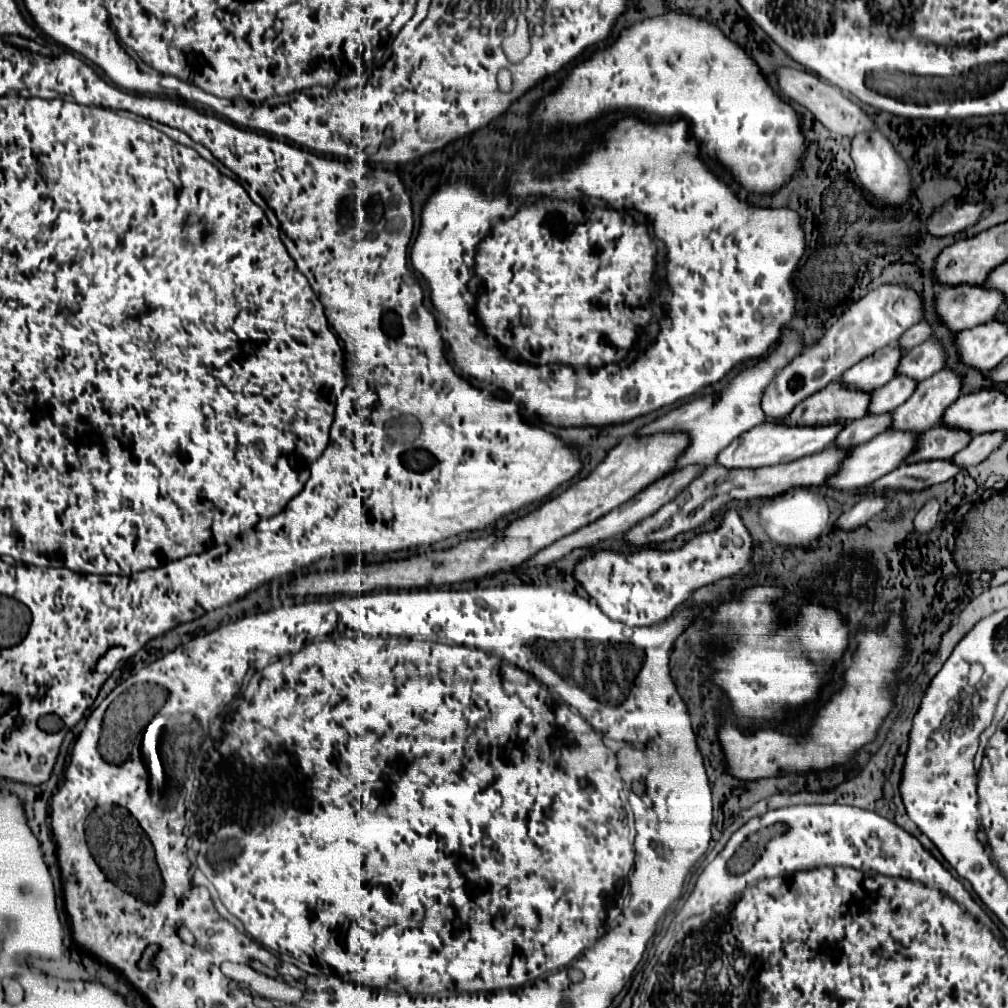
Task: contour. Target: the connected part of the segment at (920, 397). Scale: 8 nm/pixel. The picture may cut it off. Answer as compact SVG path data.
M944 368L944 370L936 372L934 376L918 382L916 392L904 404L900 404L900 408L894 410L896 420L892 420L892 428L910 430L910 432L924 432L932 426L936 426L940 422L940 418L944 416L944 410L950 404L954 404L958 400L958 396L962 394L962 380L964 380L962 374L958 374L952 368Z

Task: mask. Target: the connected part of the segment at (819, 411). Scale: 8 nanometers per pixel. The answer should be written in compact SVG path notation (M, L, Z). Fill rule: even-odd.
M830 382L826 388L802 400L786 418L788 424L828 424L828 420L844 418L848 422L866 416L870 406L870 392Z

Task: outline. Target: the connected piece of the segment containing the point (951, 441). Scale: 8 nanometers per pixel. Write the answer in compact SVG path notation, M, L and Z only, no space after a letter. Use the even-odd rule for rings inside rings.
M936 426L920 436L918 448L908 458L908 462L920 462L920 460L934 460L934 458L952 458L958 454L968 442L972 440L972 432L962 428L946 428Z

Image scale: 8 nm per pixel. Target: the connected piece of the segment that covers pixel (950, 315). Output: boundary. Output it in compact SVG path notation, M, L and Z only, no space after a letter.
M958 284L958 286L946 286L936 290L936 310L940 318L948 324L950 330L962 332L964 328L972 328L976 324L988 322L996 316L996 312L1002 310L1004 306L1004 292L996 288L986 288L984 284Z

